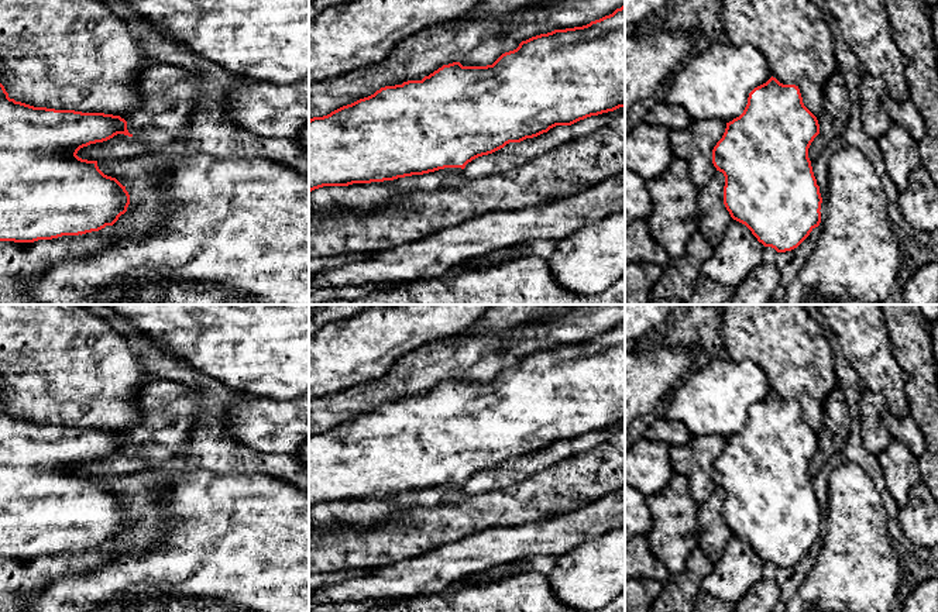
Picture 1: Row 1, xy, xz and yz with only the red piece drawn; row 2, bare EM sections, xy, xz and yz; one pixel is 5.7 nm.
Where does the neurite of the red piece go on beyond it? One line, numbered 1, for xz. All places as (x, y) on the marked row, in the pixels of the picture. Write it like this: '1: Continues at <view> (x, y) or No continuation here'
1: No continuation here

